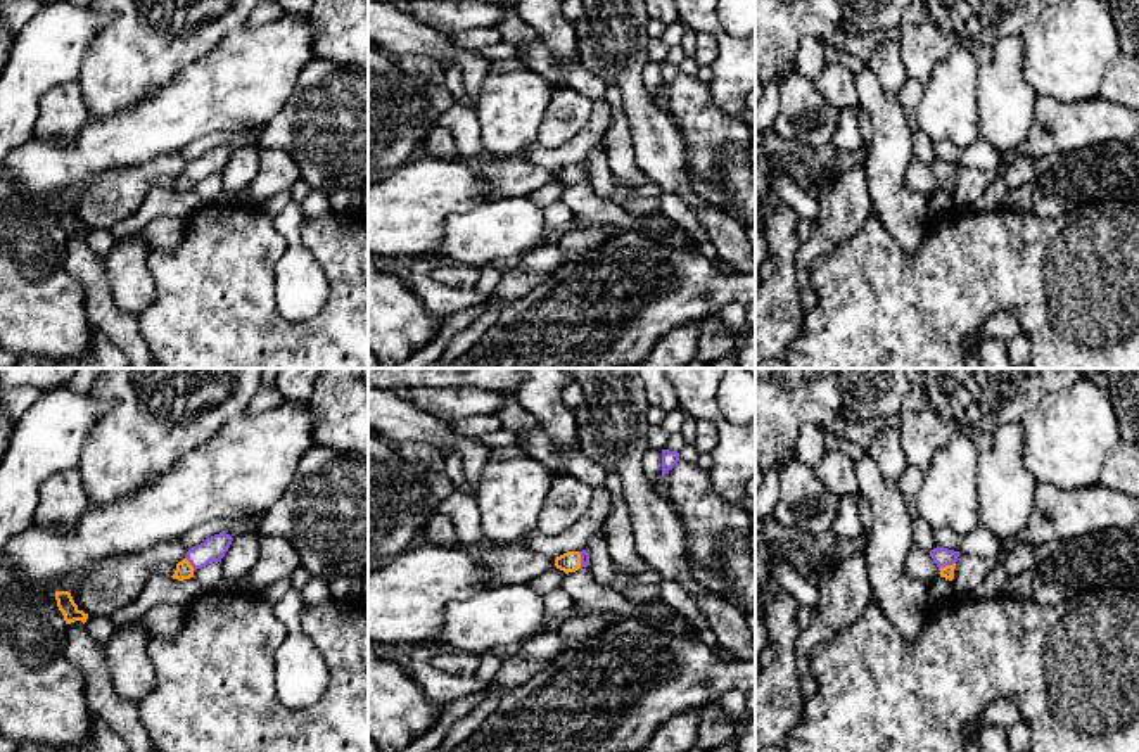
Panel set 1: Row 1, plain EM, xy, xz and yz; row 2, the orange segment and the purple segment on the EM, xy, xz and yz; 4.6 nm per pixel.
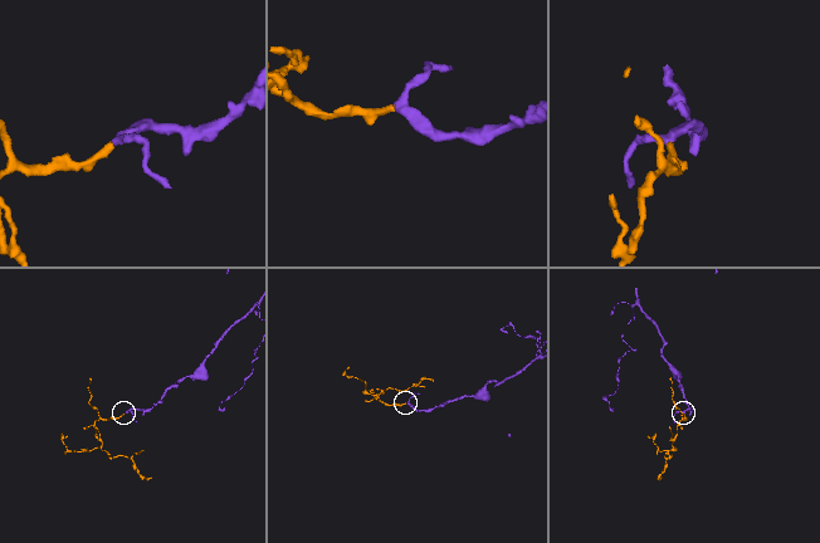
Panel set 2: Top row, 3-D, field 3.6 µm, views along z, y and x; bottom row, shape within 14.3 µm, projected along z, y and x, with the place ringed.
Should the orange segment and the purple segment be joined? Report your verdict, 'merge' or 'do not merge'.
merge

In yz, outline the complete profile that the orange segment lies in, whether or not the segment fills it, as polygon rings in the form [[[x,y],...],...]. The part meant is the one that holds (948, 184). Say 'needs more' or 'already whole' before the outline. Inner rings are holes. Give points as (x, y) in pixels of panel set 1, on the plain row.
needs more | [[[933,161],[930,164],[933,175],[937,176],[937,180],[940,182],[940,190],[945,190],[949,194],[954,192],[954,182],[956,182],[956,175],[958,169],[961,168],[959,164],[954,163],[947,163],[947,161]]]

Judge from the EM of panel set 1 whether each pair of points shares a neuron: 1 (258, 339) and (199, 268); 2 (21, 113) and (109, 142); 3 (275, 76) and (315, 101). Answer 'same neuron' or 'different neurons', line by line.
1: same neuron
2: different neurons
3: different neurons

